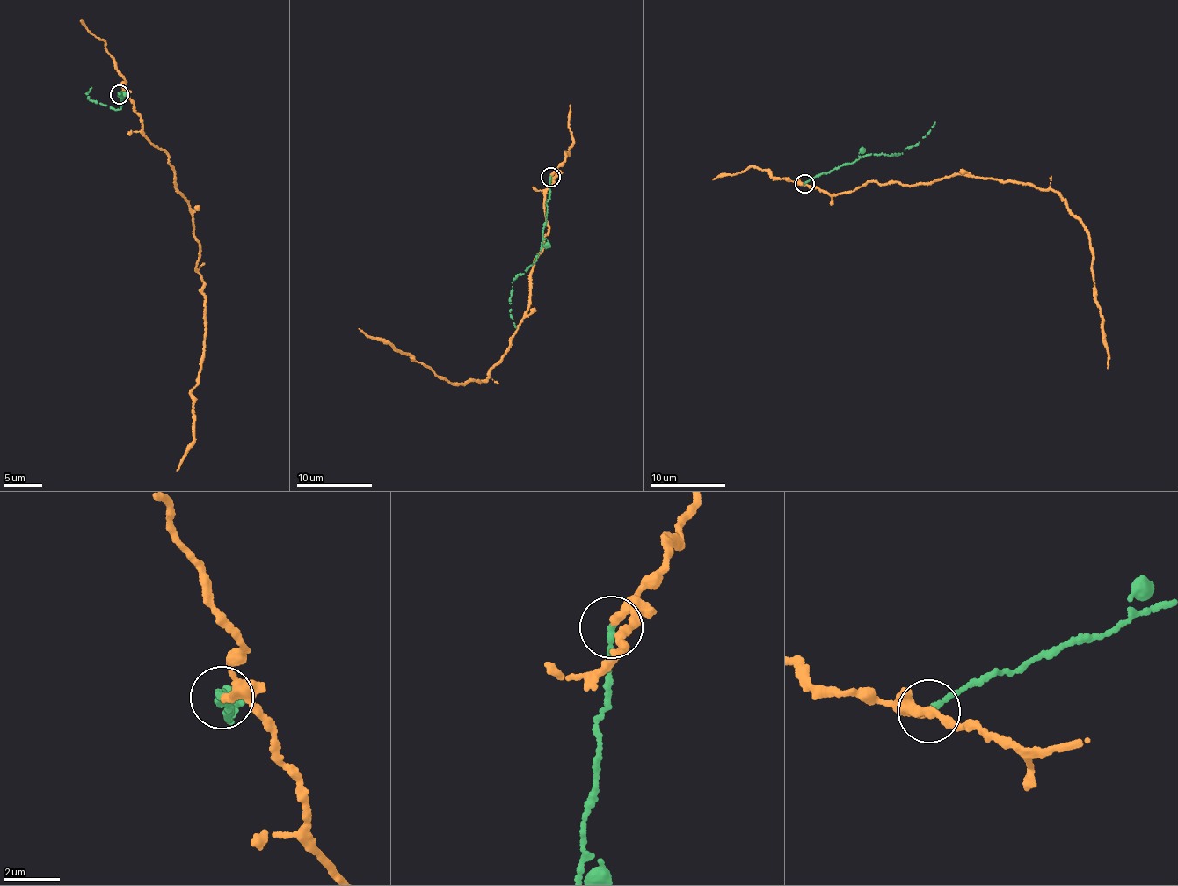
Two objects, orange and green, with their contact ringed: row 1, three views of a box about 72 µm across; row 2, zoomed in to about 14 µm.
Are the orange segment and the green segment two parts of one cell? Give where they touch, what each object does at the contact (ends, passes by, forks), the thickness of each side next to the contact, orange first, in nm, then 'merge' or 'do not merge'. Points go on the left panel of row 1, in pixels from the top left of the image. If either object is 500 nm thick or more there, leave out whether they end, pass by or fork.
at (119, 94); orange ends there; green ends there; 320 nm thick on the orange side, 240 nm on the other; do not merge

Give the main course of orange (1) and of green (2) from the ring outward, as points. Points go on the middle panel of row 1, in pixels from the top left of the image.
1: (551, 176), (556, 174), (546, 191), (549, 233), (530, 274), (528, 310), (490, 376), (451, 384), (359, 328)
2: (550, 178), (541, 245), (534, 265), (516, 274), (513, 280), (510, 312), (516, 328)

